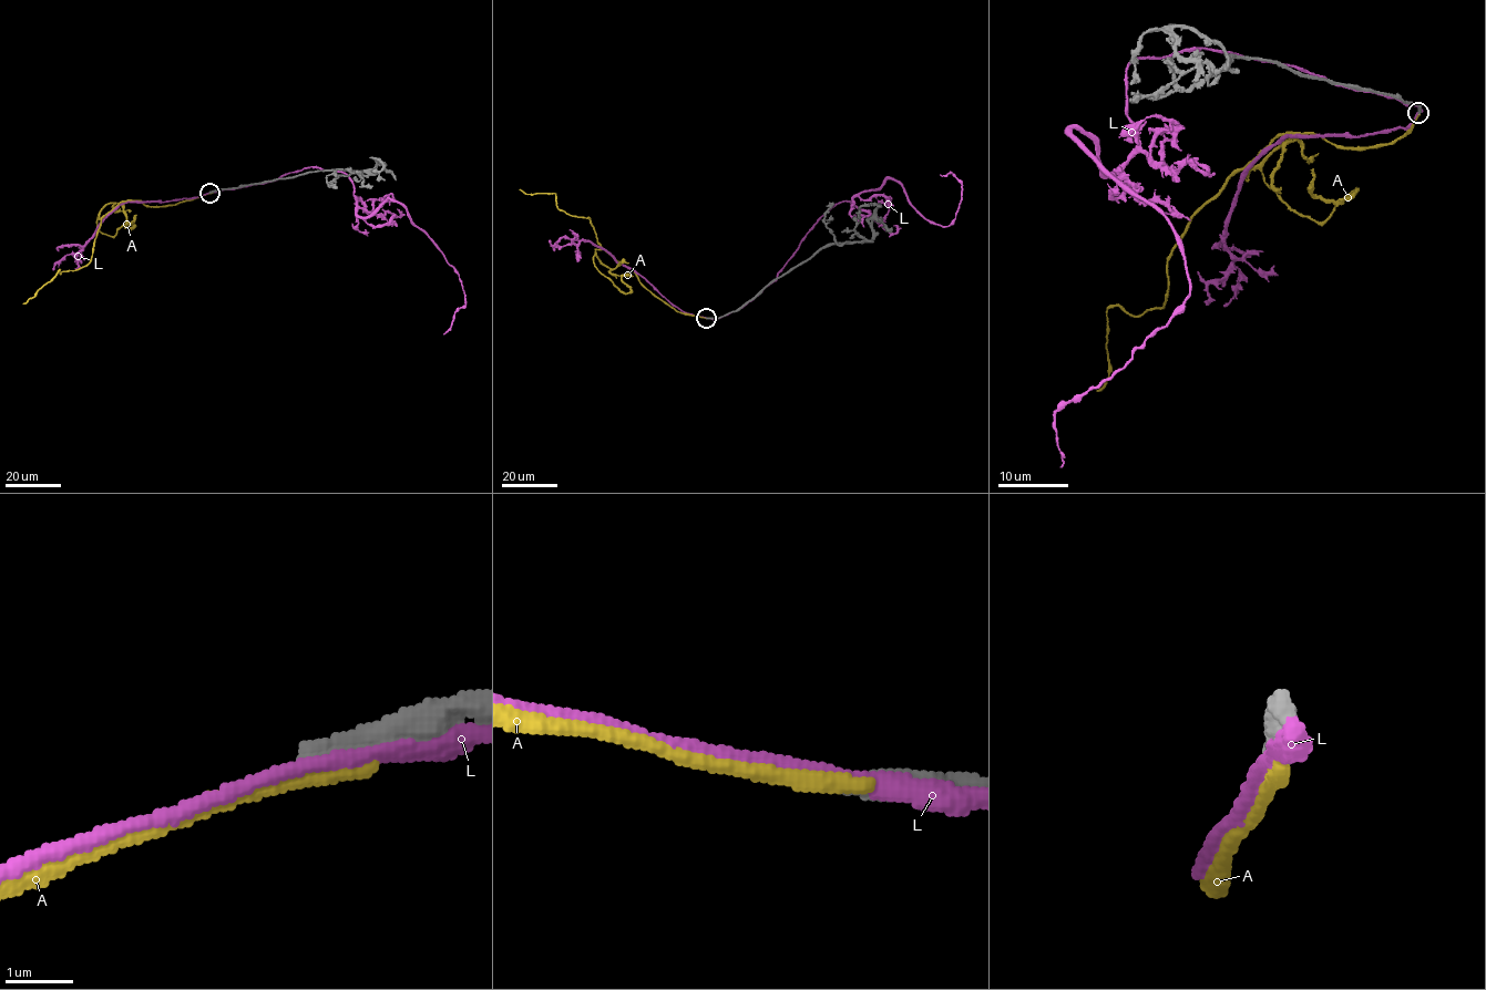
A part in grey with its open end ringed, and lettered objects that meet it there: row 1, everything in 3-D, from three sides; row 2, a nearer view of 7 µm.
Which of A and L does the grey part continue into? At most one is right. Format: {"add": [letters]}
{"add": []}

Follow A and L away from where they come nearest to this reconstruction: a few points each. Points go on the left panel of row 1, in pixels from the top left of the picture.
A: (211, 192), (159, 206), (122, 200), (101, 218), (91, 260), (78, 269), (60, 274), (59, 269), (23, 303)
L: (214, 192), (316, 166), (345, 173), (359, 216), (399, 202), (459, 275), (464, 305), (443, 333)

